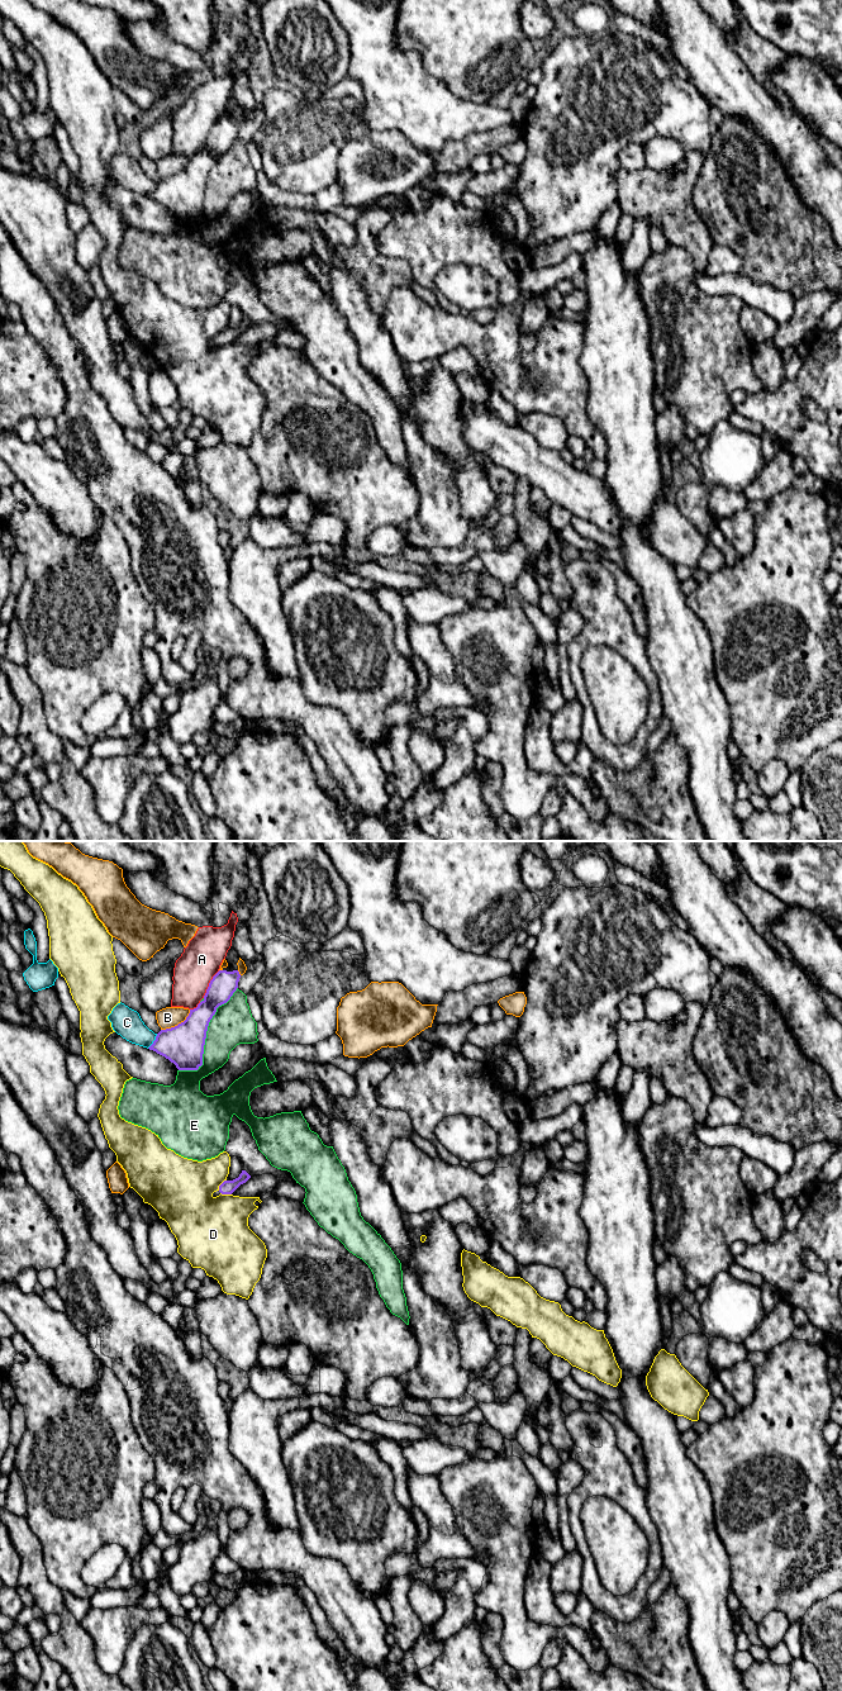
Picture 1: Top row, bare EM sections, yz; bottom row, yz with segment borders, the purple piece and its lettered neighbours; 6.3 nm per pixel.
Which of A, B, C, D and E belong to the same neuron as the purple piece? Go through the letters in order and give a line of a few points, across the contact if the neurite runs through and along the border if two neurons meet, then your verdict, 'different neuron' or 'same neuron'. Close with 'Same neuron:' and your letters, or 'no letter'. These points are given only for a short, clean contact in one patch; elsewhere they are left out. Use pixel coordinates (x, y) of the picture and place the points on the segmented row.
A: yz (219, 970), (210, 981), (203, 997) | different neuron
B: different neuron
C: different neuron
D: different neuron
E: different neuron
Same neuron: no letter

